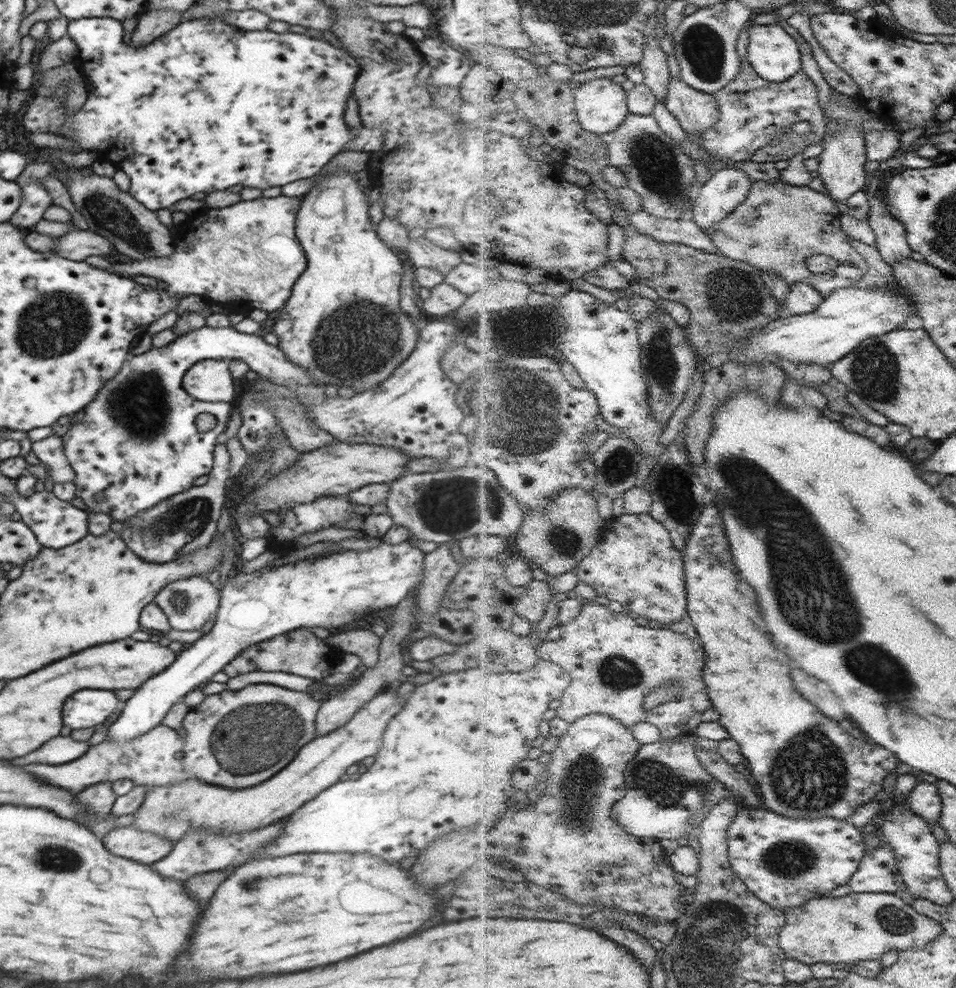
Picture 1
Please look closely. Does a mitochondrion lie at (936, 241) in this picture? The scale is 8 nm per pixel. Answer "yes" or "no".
yes

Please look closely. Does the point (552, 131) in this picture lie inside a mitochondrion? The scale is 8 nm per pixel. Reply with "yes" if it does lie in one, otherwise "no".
no

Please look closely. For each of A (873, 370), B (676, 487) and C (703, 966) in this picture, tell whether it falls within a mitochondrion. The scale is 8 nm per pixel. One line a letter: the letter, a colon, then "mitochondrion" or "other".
A: mitochondrion
B: mitochondrion
C: mitochondrion

